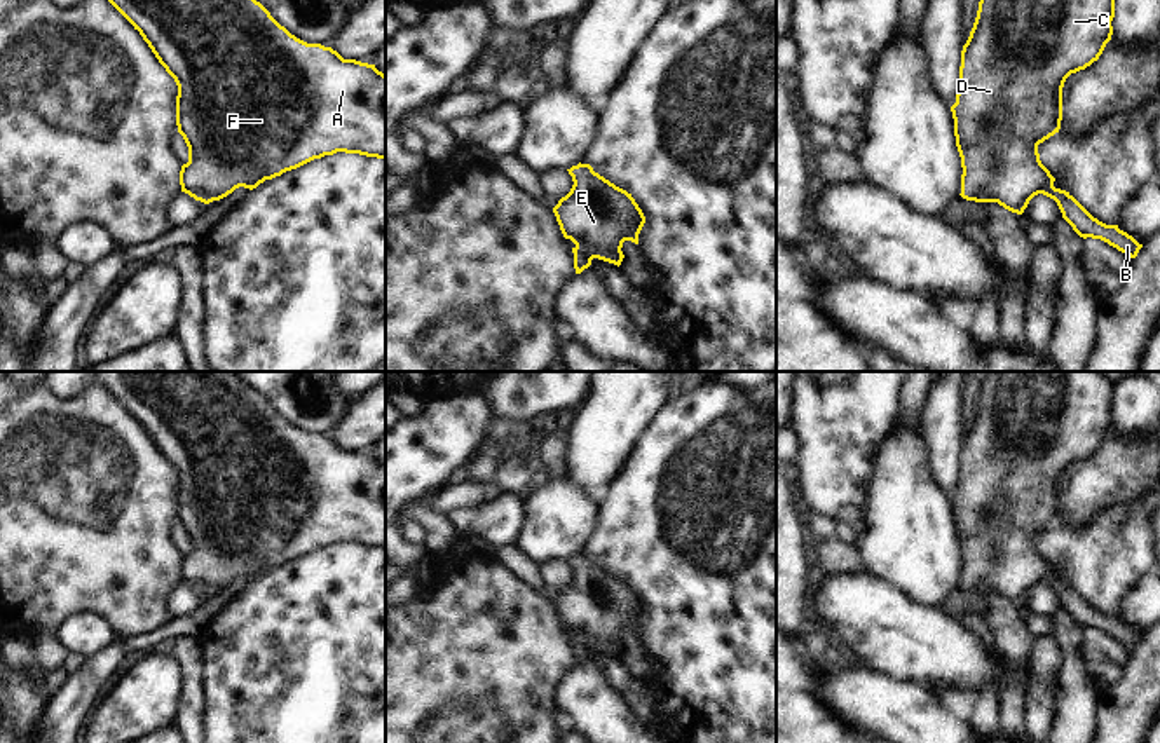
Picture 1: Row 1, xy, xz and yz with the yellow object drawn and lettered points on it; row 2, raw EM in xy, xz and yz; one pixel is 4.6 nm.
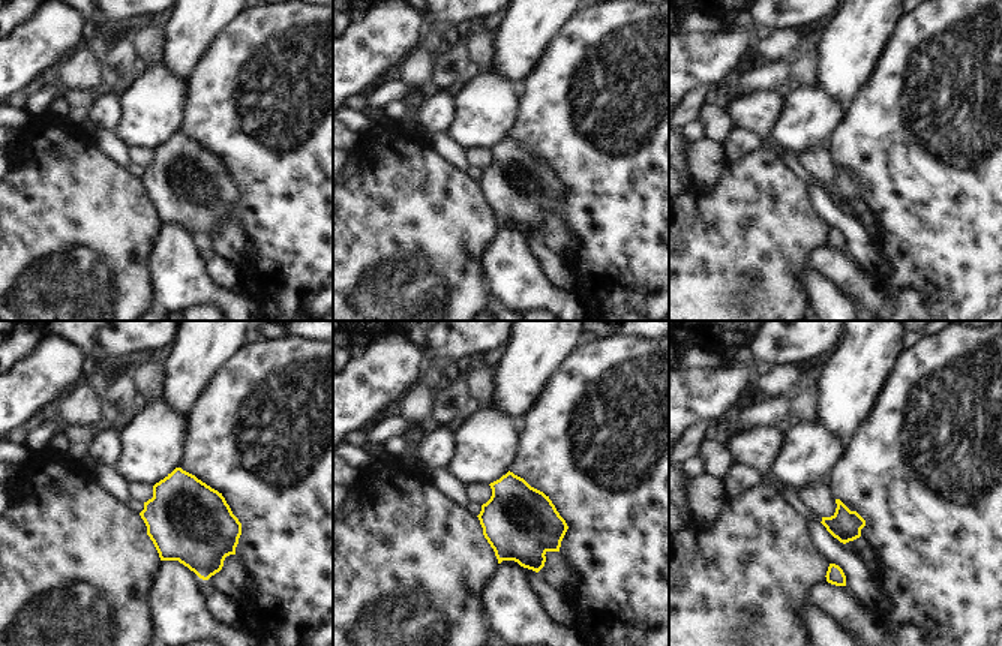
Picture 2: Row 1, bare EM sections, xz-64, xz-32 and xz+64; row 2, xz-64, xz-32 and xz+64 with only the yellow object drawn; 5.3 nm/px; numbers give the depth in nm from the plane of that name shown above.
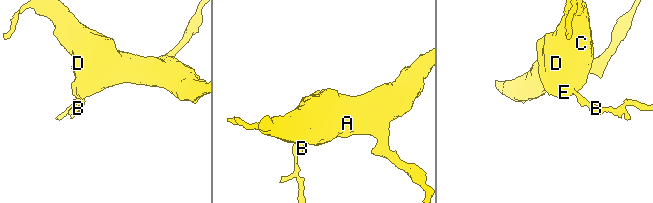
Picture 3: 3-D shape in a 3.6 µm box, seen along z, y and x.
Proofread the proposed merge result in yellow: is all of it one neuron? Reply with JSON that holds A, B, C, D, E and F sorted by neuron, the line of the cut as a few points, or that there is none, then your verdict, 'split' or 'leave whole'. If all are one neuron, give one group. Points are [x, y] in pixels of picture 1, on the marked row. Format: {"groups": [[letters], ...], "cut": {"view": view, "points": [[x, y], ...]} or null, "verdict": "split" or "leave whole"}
{"groups": [["A", "B", "C", "D", "E", "F"]], "cut": null, "verdict": "leave whole"}

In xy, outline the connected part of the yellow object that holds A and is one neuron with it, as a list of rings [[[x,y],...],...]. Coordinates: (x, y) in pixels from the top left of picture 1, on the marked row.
[[[108,0],[148,44],[159,63],[174,78],[176,96],[176,126],[188,147],[188,162],[181,166],[181,192],[195,201],[209,204],[232,194],[235,188],[256,188],[265,180],[281,176],[314,159],[333,155],[337,152],[359,153],[366,157],[386,159],[386,75],[375,65],[356,59],[344,59],[331,47],[307,44],[281,26],[270,12],[256,0]]]

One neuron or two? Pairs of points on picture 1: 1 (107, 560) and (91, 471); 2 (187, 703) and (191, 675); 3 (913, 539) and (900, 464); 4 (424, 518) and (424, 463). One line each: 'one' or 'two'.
1: one
2: one
3: one
4: two

